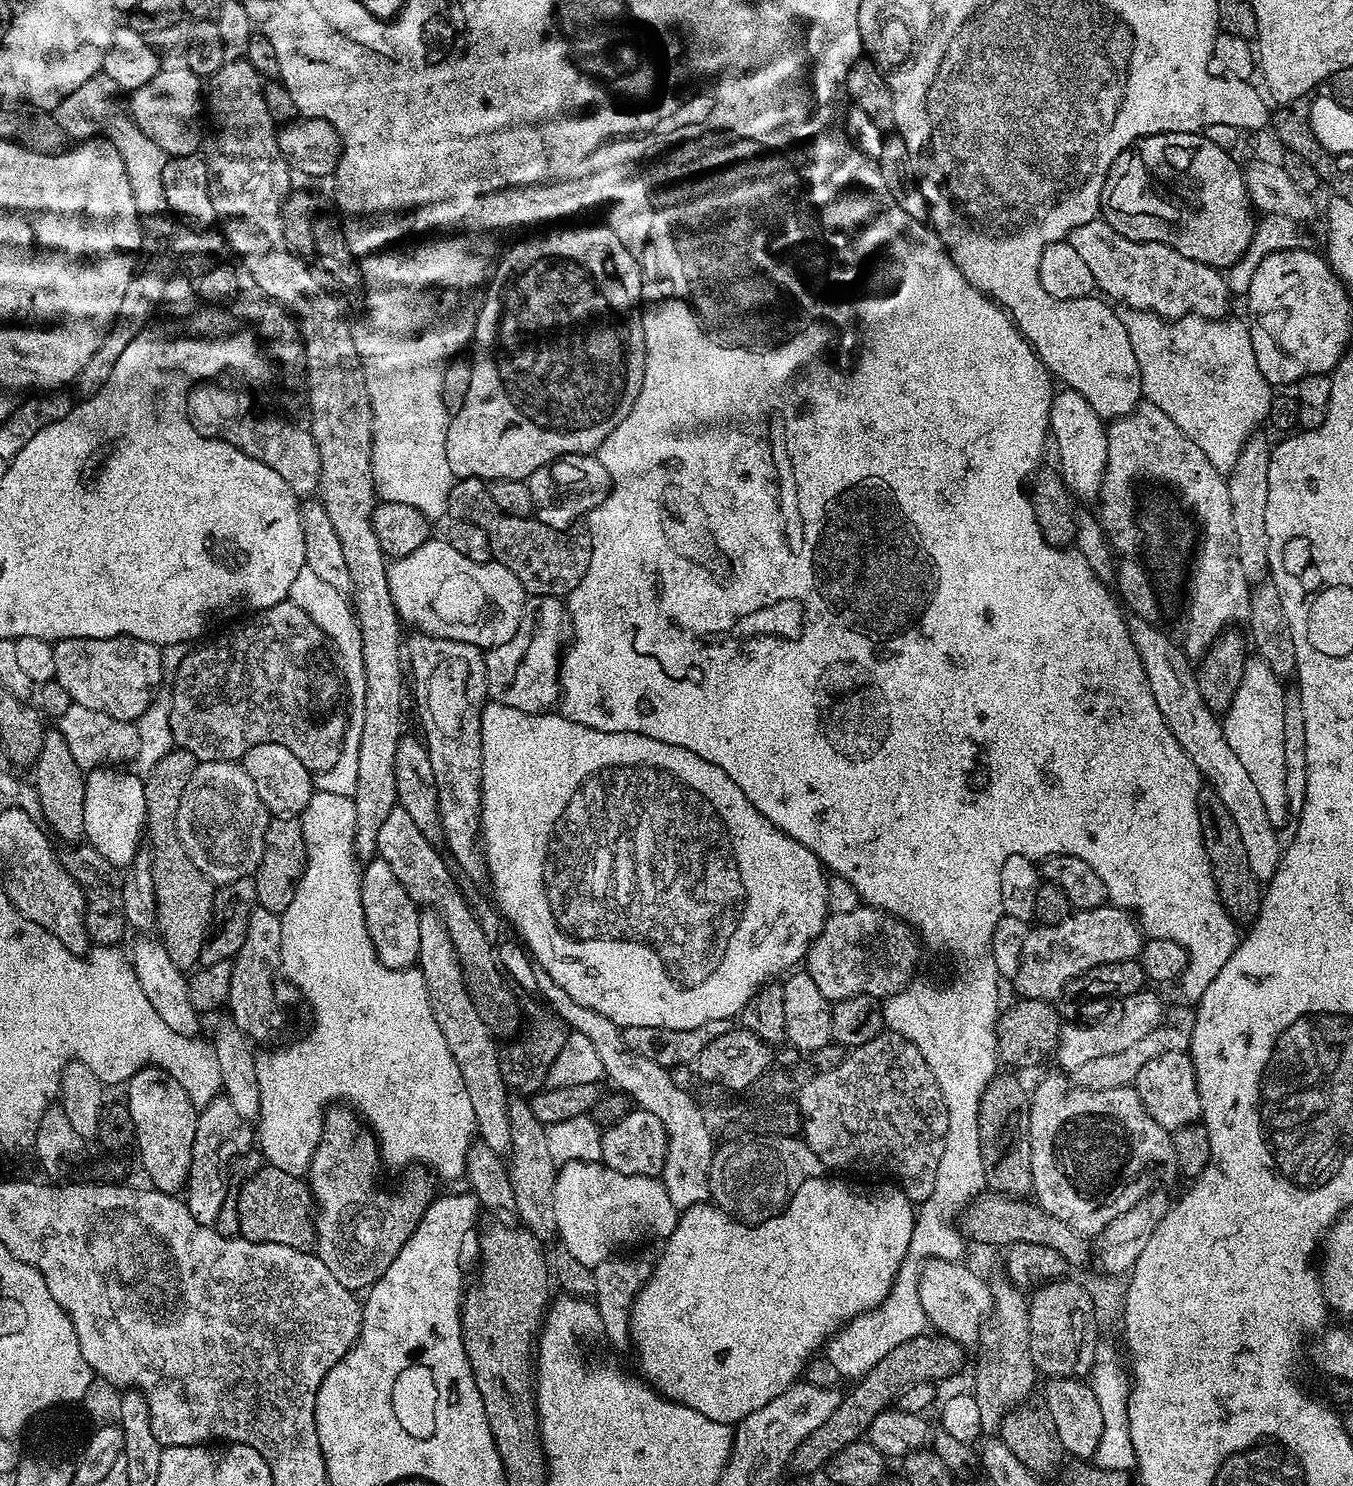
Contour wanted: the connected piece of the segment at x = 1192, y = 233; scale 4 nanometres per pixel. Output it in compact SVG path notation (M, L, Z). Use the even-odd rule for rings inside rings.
M1163 132L1153 136L1141 136L1131 150L1120 152L1118 158L1114 158L1114 162L1106 174L1106 182L1102 186L1100 216L1111 228L1118 230L1118 234L1122 234L1126 238L1168 244L1174 250L1178 250L1178 254L1186 254L1186 258L1194 258L1194 262L1202 262L1206 266L1217 270L1229 268L1238 258L1242 258L1246 246L1250 246L1250 238L1254 227L1254 209L1248 198L1244 173L1241 165L1236 165L1230 157L1232 156L1227 151L1214 145L1200 132Z

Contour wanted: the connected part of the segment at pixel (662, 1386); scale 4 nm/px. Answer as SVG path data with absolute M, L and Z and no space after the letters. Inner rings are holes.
M815 1176L802 1182L802 1186L798 1186L779 1216L771 1216L769 1220L761 1220L758 1224L734 1220L723 1208L717 1208L712 1202L689 1204L679 1213L674 1230L663 1241L664 1253L661 1254L660 1261L655 1261L651 1276L641 1286L631 1306L630 1340L633 1345L636 1343L636 1356L640 1359L640 1368L645 1376L643 1379L665 1400L672 1400L690 1410L698 1410L698 1414L714 1418L714 1422L735 1426L754 1414L754 1410L762 1410L766 1402L778 1398L778 1394L797 1383L799 1376L796 1375L803 1370L812 1351L820 1343L823 1345L843 1322L859 1313L877 1308L887 1298L899 1264L912 1241L916 1221L914 1204L895 1183L884 1182L886 1184L880 1184L877 1188L864 1189L856 1184L848 1185L840 1180L831 1180L830 1176Z

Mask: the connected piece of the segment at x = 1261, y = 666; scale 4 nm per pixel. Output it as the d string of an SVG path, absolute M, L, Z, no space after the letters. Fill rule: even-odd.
M1250 658L1244 667L1242 682L1238 682L1238 694L1234 694L1234 702L1222 716L1226 742L1230 742L1230 750L1234 750L1242 766L1246 766L1250 782L1258 786L1266 814L1272 816L1277 826L1283 825L1283 820L1290 816L1286 802L1286 754L1282 750L1284 690L1281 677L1274 674L1265 660Z

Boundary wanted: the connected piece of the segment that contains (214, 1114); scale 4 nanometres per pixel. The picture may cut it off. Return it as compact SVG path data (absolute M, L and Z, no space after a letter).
M222 1094L216 1095L208 1105L199 1109L186 1185L186 1203L190 1214L199 1224L215 1225L218 1210L222 1210L222 1202L226 1202L230 1195L228 1163L231 1162L232 1156L246 1151L250 1146L252 1148L253 1144L253 1127L249 1121L242 1118L242 1114L238 1114L238 1110L234 1110L230 1098Z

